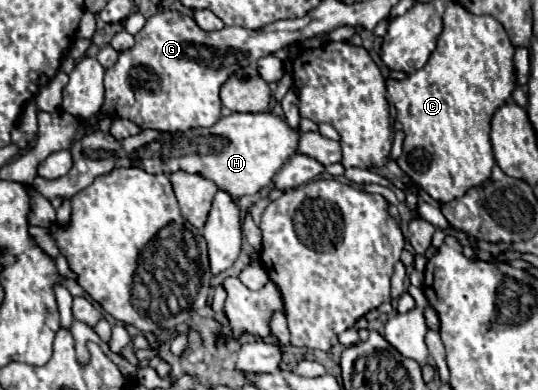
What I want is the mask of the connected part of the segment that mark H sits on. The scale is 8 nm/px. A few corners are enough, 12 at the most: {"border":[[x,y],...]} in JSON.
{"border":[[232,113],[210,129],[94,129],[72,143],[78,185],[114,167],[202,173],[236,199],[298,151],[282,117]]}

